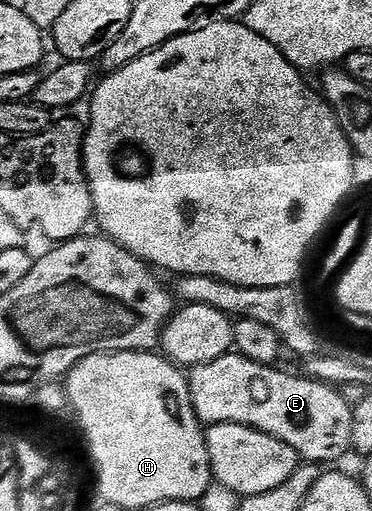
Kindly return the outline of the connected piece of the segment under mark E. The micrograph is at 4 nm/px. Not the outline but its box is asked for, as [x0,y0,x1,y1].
[187,352,352,463]

